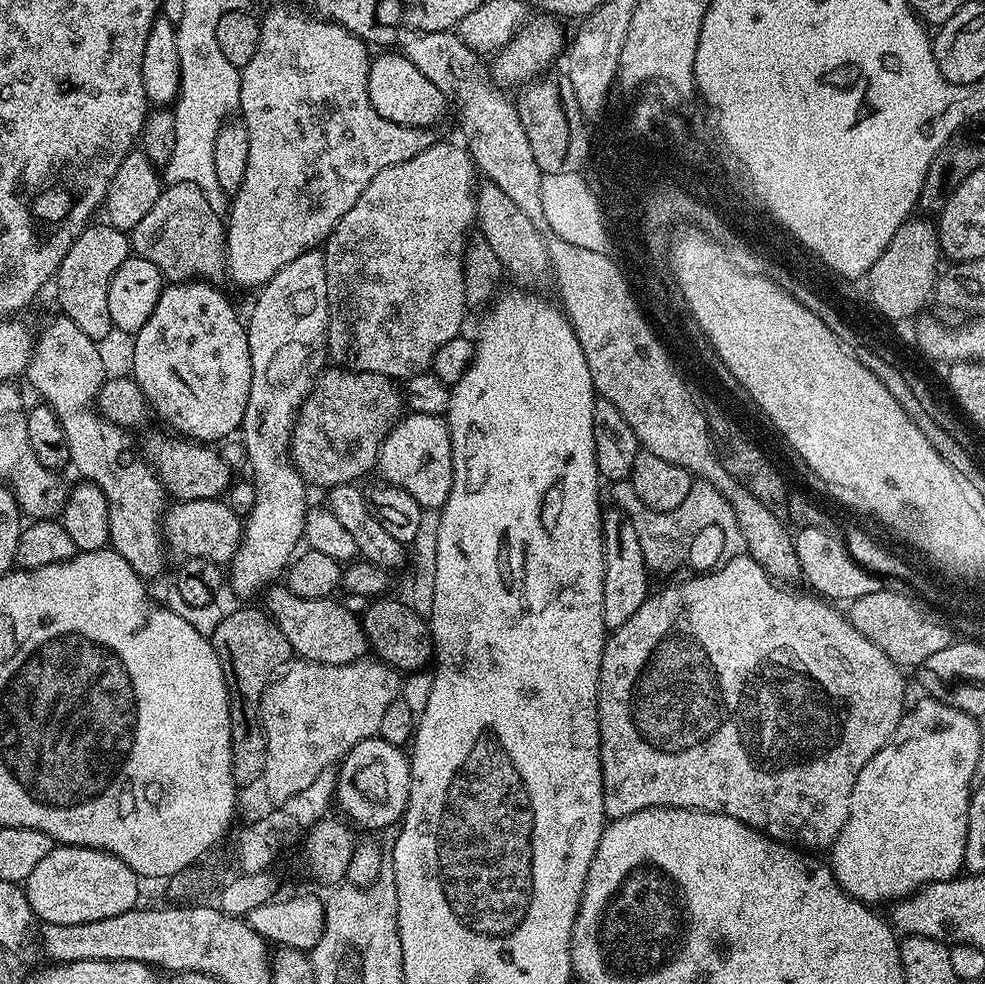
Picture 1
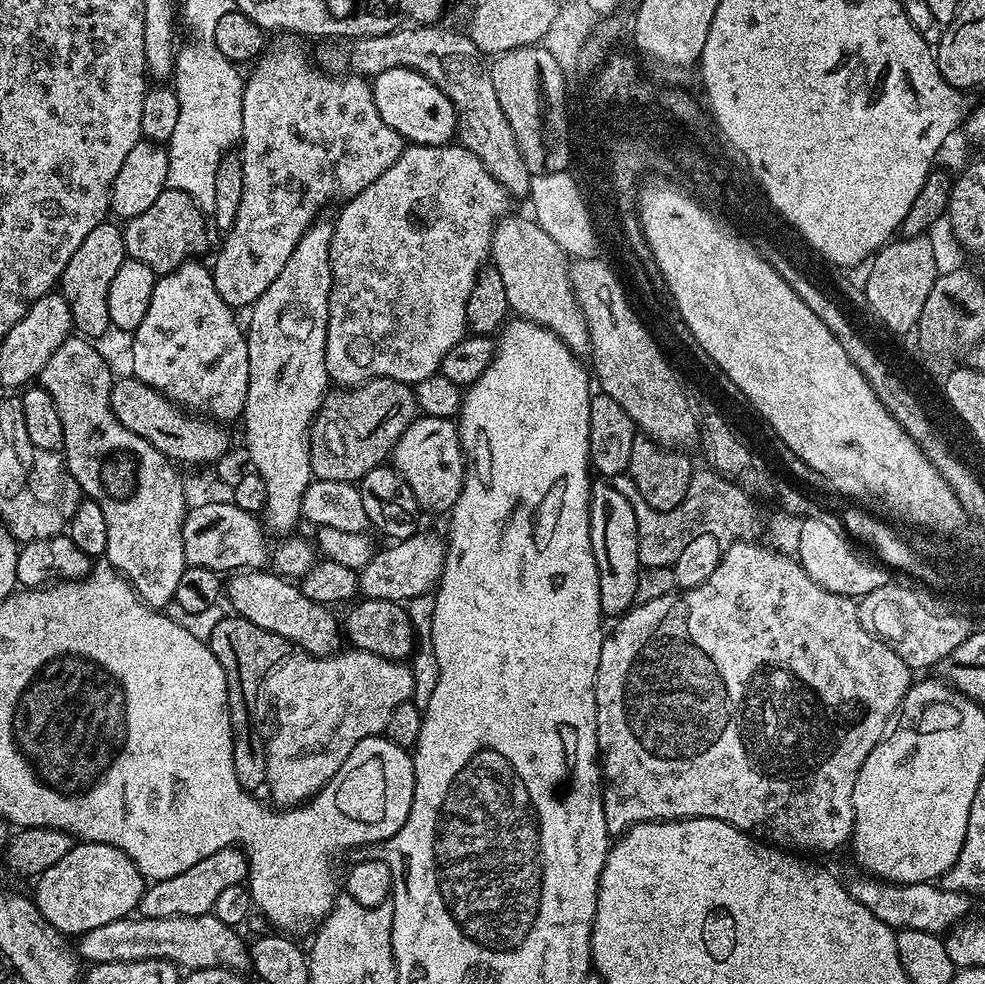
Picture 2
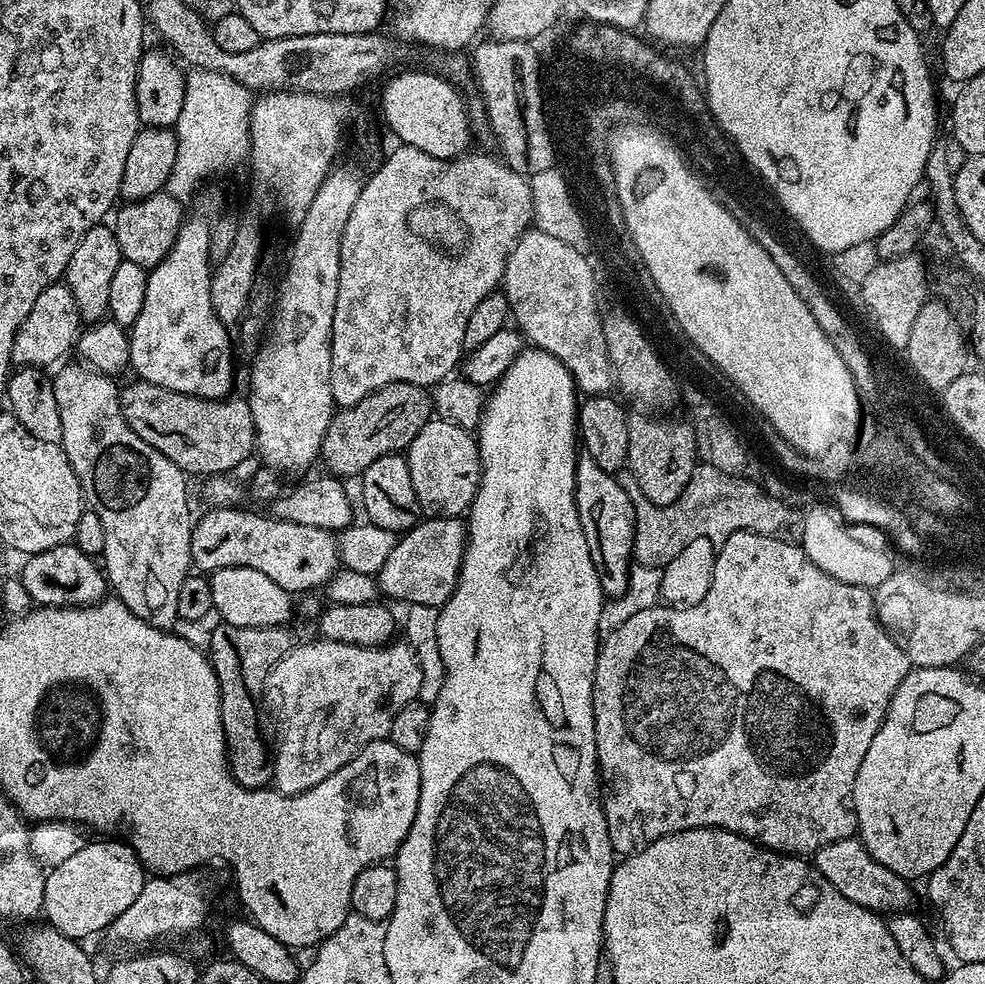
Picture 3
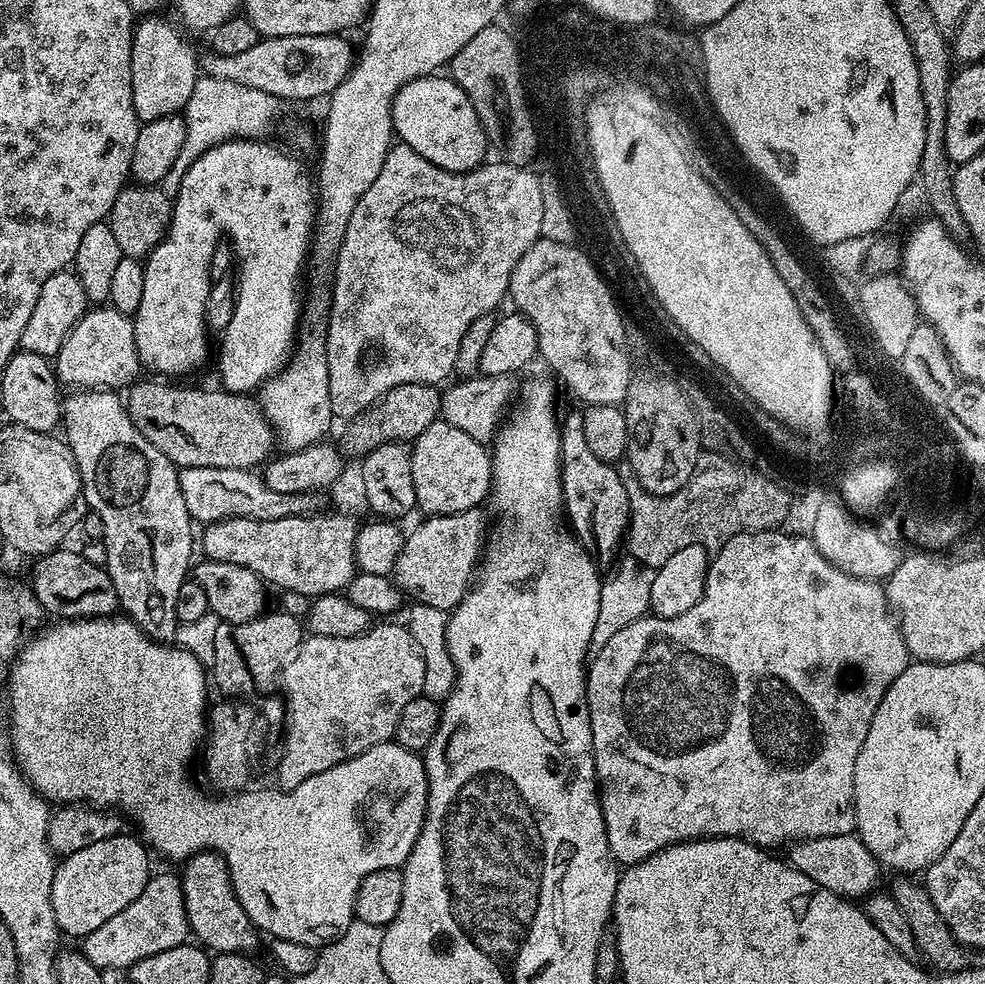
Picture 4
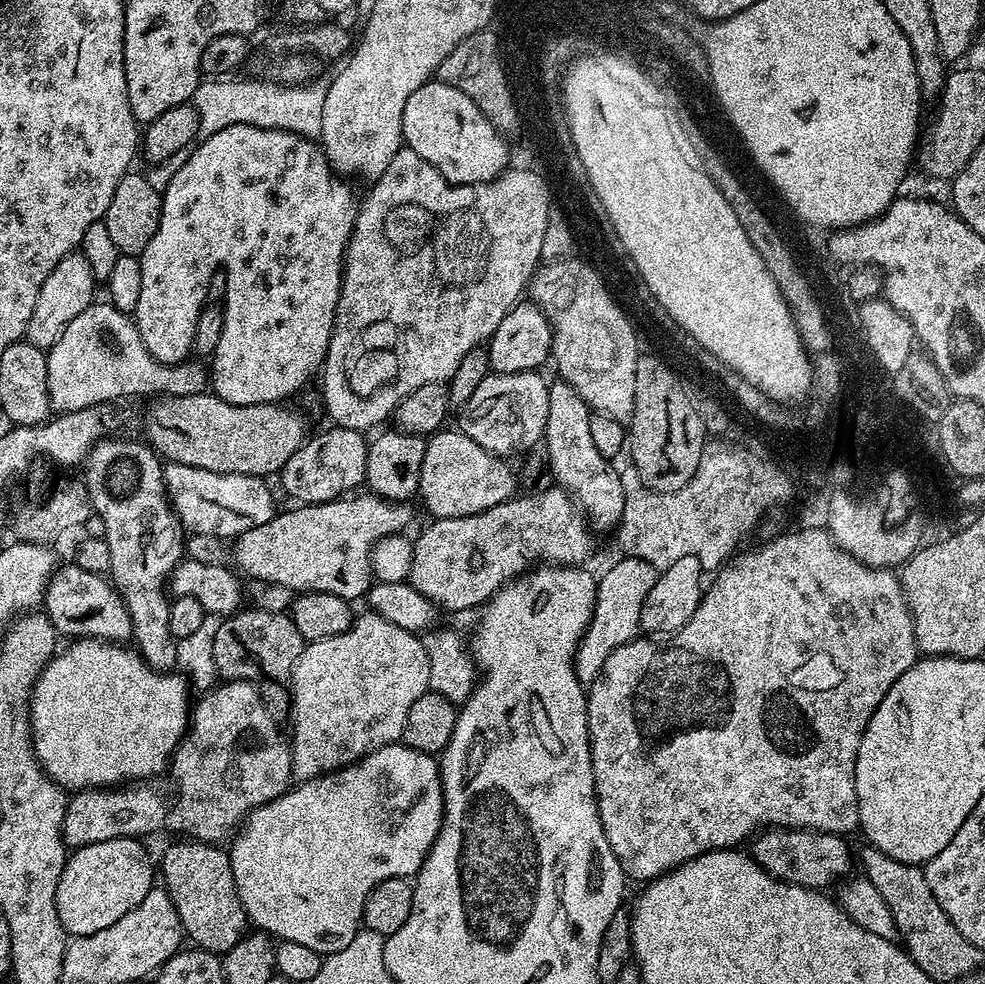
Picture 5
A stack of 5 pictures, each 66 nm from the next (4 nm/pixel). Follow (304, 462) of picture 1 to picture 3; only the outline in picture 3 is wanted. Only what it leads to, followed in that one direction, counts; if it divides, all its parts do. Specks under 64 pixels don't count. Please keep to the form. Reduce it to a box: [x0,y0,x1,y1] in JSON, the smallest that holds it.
[319,382,433,478]

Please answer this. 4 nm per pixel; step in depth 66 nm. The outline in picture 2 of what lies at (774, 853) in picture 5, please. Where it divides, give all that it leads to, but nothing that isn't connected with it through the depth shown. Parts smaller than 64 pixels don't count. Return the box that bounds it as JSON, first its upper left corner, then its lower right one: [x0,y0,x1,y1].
[846,874,969,934]

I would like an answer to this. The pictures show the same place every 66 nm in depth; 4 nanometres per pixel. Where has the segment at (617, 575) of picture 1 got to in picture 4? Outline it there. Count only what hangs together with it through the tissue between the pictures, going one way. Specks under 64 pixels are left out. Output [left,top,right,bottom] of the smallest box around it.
[560,411,630,566]

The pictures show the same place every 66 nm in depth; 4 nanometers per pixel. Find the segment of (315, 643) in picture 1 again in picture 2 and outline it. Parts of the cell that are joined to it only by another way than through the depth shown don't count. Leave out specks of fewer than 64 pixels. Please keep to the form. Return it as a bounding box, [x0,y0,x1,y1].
[226,570,342,656]

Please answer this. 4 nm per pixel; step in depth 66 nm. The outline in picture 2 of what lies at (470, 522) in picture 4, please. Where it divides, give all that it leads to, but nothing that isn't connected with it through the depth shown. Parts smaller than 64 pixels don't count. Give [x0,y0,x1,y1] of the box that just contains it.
[359,530,446,602]

